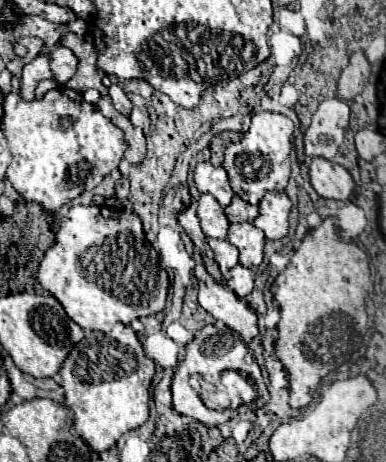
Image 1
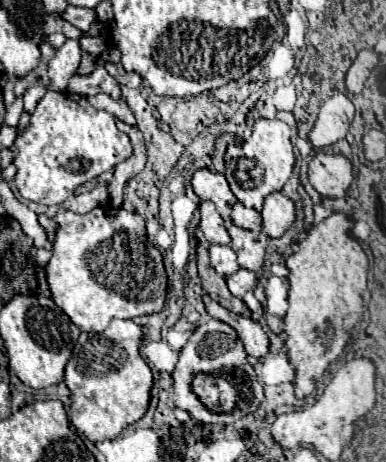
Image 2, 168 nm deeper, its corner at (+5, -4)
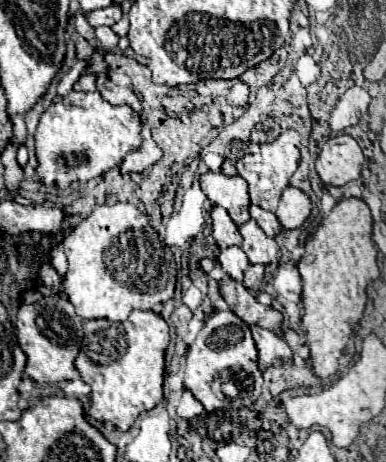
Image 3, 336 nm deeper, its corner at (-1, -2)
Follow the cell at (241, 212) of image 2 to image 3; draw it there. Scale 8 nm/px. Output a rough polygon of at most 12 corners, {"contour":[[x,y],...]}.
{"contour":[[250,206],[250,216],[274,238],[284,228],[276,214]]}

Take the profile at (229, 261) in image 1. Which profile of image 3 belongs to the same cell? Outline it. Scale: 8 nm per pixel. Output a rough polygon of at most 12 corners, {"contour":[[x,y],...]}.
{"contour":[[230,246],[218,254],[222,270],[242,282],[248,256],[240,246]]}

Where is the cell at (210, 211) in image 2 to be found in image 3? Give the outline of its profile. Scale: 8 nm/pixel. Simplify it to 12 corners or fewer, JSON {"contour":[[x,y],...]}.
{"contour":[[214,206],[212,236],[220,248],[242,244],[238,226]]}

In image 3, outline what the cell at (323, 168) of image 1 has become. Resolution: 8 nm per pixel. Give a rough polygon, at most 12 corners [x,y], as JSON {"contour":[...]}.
{"contour":[[348,134],[328,138],[316,160],[324,184],[360,178],[364,154]]}

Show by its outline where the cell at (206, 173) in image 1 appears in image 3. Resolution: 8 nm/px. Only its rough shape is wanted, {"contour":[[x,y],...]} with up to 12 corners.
{"contour":[[206,172],[200,186],[238,226],[250,220],[248,184]]}

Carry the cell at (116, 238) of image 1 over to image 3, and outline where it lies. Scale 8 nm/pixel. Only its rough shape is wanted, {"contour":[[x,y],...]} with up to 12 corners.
{"contour":[[128,202],[64,238],[62,290],[84,320],[174,296],[174,254]]}

